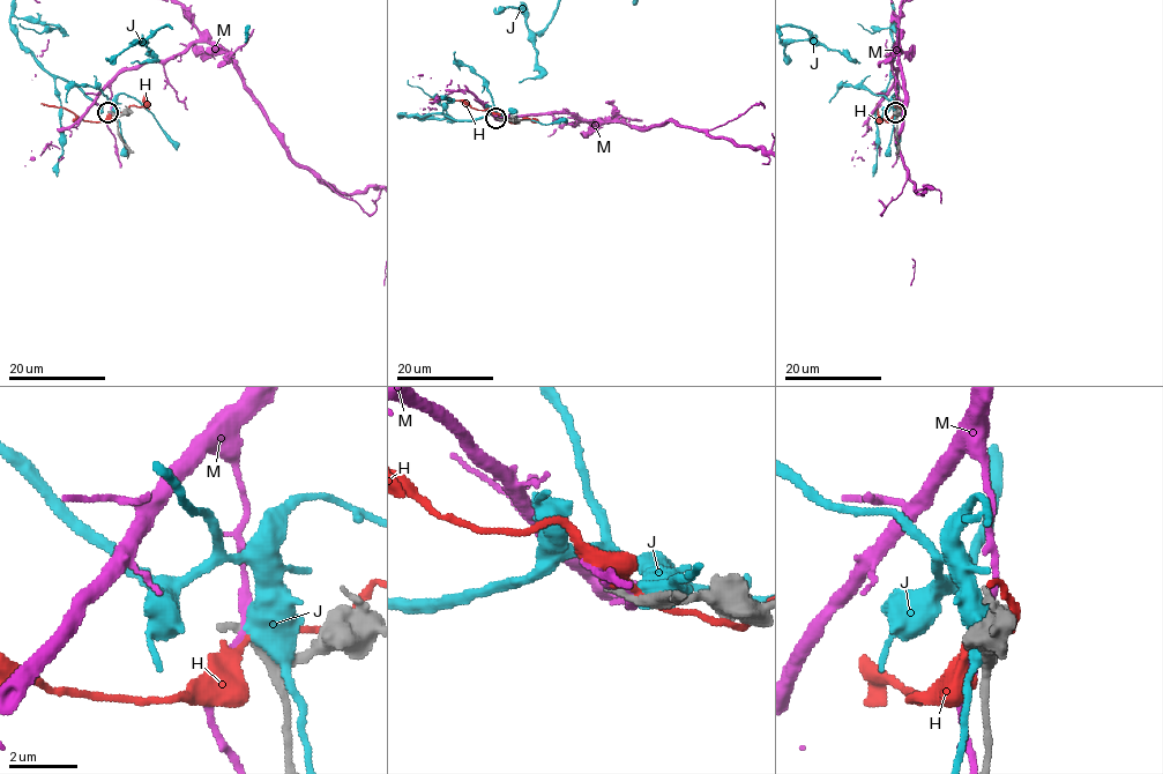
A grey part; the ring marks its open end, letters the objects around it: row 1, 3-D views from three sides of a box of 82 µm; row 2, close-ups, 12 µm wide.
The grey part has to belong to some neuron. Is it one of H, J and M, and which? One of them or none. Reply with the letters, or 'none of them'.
none of them

